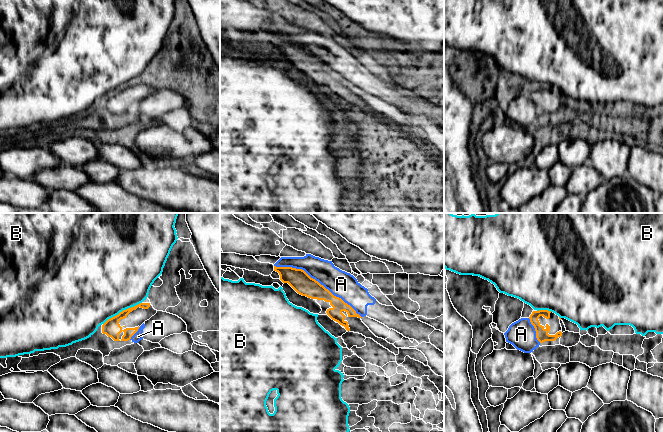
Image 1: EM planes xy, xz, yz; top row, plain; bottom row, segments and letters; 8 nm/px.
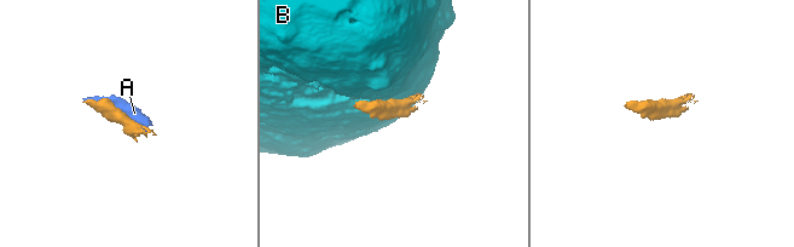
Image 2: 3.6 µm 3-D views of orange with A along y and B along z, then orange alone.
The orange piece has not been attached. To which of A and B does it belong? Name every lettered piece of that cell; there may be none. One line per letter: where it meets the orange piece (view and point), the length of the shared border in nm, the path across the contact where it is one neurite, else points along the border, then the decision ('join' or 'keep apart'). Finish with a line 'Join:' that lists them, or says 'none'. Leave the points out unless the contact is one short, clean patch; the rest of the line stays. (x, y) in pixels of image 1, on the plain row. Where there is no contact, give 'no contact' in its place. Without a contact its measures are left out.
A: contact xz (317, 57); length 800 nm; keep apart
B: contact xy (123, 86); length 360 nm; keep apart
Join: none

